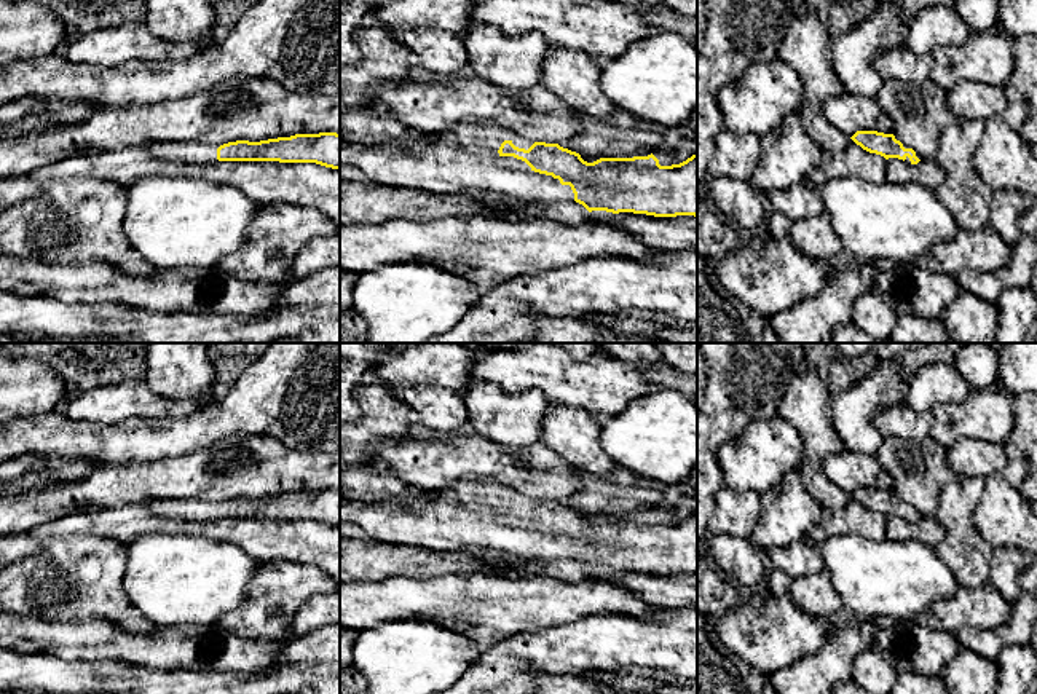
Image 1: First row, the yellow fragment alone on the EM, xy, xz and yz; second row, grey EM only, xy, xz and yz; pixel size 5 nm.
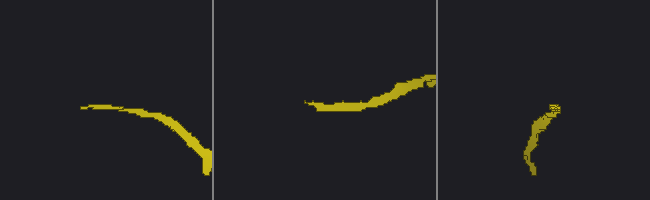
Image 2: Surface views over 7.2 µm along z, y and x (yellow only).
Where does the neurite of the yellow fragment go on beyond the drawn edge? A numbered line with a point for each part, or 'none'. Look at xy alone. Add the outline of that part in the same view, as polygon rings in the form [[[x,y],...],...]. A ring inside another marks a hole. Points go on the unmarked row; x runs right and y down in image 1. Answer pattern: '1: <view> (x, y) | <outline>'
1: xy (181, 509) | [[[156,499],[144,506],[156,517],[209,522],[217,520],[217,506],[220,503],[206,499]]]

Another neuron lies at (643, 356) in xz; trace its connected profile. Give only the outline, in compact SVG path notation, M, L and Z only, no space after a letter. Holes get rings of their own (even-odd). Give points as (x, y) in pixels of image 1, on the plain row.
M598 343L601 354L624 361L629 367L649 370L662 354L656 343Z

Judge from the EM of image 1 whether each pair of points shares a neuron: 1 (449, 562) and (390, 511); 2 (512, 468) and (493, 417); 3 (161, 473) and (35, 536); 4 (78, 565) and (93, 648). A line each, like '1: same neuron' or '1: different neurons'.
1: different neurons
2: different neurons
3: different neurons
4: different neurons

